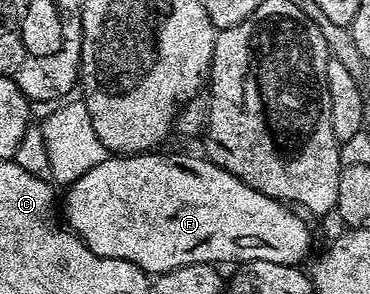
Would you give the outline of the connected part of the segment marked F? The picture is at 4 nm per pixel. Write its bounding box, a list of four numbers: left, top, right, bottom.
[62,152,312,276]

